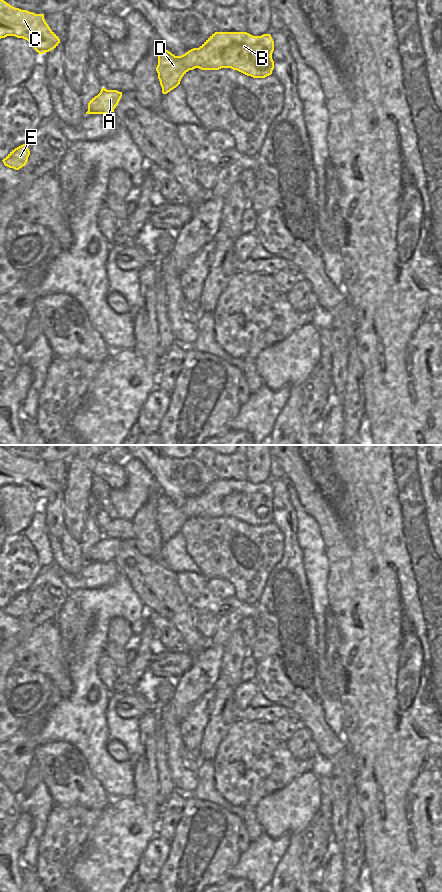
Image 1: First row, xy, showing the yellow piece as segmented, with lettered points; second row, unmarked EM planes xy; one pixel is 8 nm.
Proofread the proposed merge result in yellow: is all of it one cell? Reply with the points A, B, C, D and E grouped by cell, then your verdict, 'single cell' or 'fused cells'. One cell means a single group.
groups A B C D E; single cell

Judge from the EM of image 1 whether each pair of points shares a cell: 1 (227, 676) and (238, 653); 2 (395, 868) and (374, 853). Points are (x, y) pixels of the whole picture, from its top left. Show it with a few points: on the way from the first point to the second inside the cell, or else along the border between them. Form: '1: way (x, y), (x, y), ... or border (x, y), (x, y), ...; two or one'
1: way (231, 670), (231, 665), (235, 659); one
2: way (390, 863), (379, 853); one

